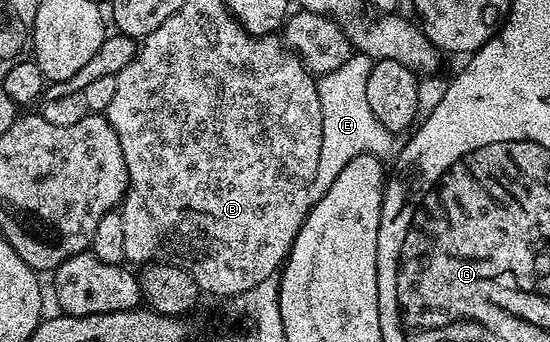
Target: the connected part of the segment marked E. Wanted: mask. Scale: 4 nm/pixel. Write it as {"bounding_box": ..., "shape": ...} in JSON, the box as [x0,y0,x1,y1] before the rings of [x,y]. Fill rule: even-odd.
{"bounding_box":[309,52,393,204],"shape":[[[355,52],[339,68],[320,75],[316,81],[322,108],[322,138],[316,175],[309,186],[311,204],[317,203],[329,192],[329,187],[337,180],[338,173],[354,156],[373,155],[383,160],[393,146],[392,131],[385,128],[373,115],[366,95],[369,72],[372,71],[374,63],[375,60],[367,54]]]}

